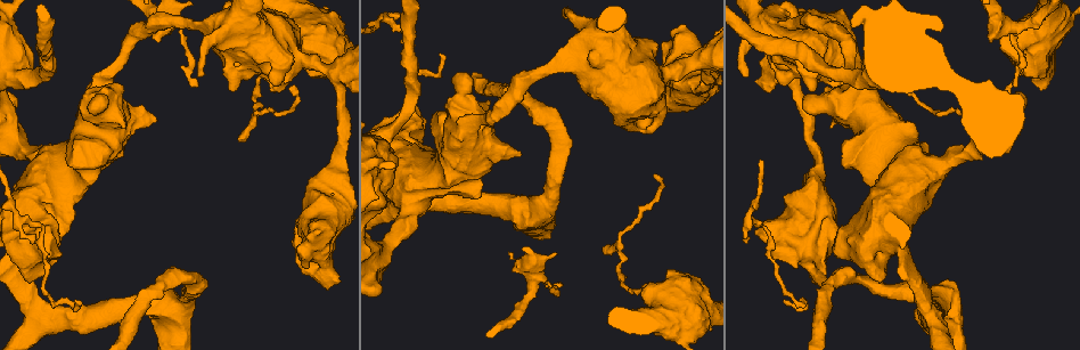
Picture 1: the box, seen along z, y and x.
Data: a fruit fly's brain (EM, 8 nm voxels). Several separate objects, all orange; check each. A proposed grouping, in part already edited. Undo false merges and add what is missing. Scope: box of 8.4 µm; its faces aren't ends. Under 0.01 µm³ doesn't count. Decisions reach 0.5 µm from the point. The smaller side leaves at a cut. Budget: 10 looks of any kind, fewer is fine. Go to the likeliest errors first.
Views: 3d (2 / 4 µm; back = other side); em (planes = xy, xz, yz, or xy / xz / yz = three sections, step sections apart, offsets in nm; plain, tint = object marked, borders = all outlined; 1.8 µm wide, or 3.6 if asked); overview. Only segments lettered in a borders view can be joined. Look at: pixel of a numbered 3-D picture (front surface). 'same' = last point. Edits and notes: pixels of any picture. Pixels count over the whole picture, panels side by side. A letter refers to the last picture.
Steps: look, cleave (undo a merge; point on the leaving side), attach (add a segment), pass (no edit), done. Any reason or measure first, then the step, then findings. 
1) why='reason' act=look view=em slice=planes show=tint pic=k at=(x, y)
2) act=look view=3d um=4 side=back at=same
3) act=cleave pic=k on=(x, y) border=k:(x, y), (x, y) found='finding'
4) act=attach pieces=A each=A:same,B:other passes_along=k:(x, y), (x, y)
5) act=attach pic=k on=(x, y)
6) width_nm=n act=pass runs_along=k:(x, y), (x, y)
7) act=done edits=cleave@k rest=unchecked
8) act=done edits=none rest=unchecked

why='sharp bend' act=look view=em um=3.6 slice=xz step=4 show=tint pic=1 at=(698, 60)

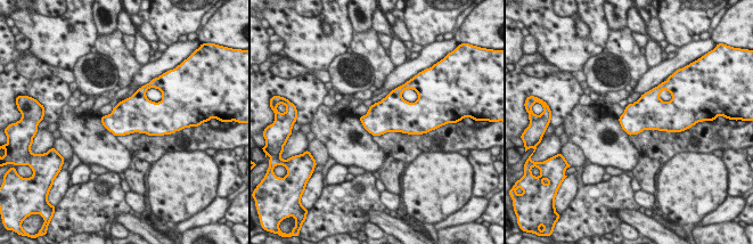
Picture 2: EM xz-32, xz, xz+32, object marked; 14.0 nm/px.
why='another direction' act=look view=em um=3.6 slice=planes show=borders at=same

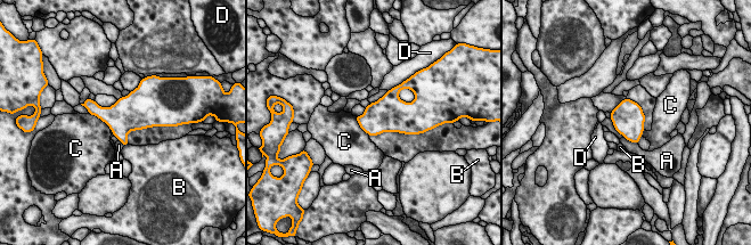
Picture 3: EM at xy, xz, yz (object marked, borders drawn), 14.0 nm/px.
width_nm=460 act=pass each=A:other,B:other,C:other,D:other border=3:(89, 113), (99, 117), (111, 129) found='one neuron here'

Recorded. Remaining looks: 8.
why='thick end' act=look view=em slice=planes show=plain pic=1 at=(329, 285)

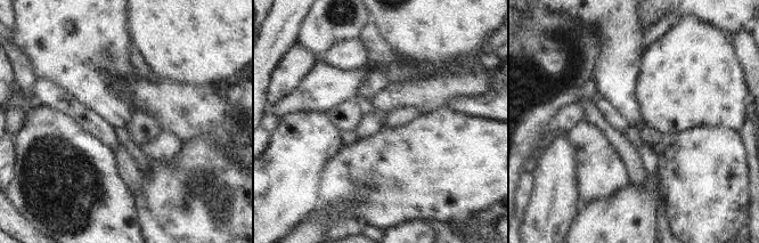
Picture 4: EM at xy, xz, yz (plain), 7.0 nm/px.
act=look view=em slice=planes show=borders at=same

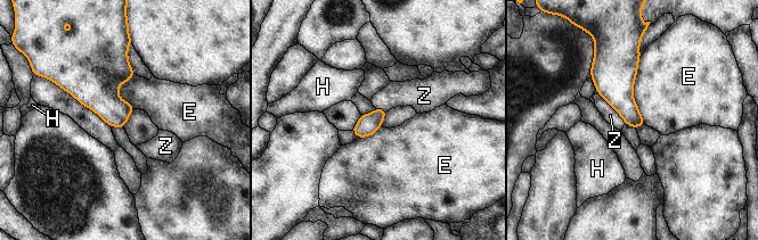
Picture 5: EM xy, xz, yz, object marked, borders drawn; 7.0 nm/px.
act=pass each=E:other,H:other,Z:other border=5:(641, 54), (634, 100), (646, 124) found='no lettered segment goes on from it'

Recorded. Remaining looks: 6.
why='thin end' act=look view=3d um=2 pic=1 at=(602, 247)

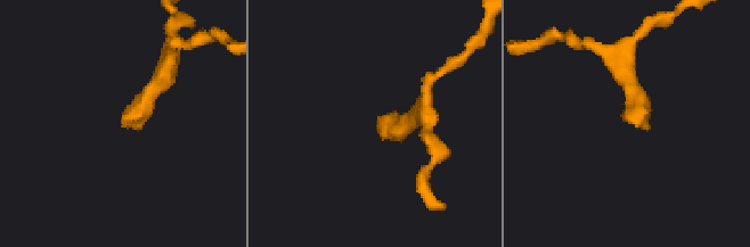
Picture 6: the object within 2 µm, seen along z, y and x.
why='need the tissue' act=look view=em slice=planes show=borders pic=6 at=(631, 122)

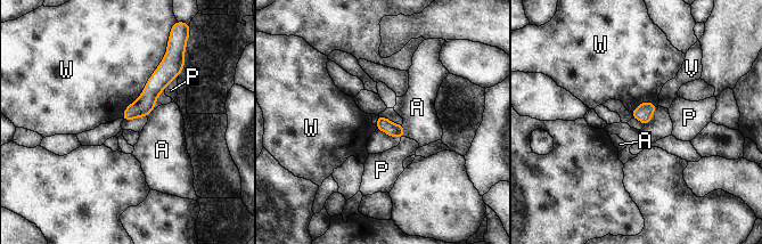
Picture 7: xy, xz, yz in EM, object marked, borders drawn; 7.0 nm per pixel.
width_nm=100 act=pass each=A:other,P:other,V:other,W:other runs_along=7:(171, 66), (149, 95), (124, 118) found='no lettered segment goes on from it'

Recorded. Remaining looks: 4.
why='closes a loop' act=look view=em um=3.6 slice=xz step=8 show=tint pic=1 at=(460, 179)

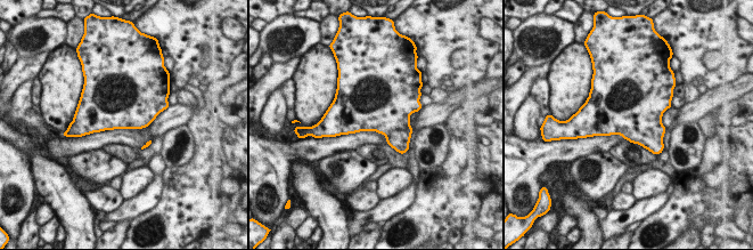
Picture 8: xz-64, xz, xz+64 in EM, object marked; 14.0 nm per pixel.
why='cut it another way' act=look view=em um=3.6 slice=xy step=16 show=borders at=same

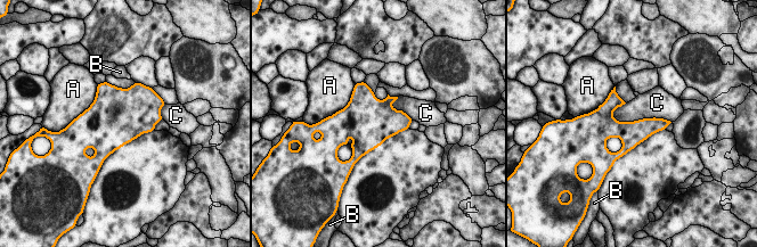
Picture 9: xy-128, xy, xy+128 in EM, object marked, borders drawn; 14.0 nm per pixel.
act=pass each=A:other,B:other,C:other runs_along=9:(602, 120), (615, 129), (665, 123) found='all the same neuron'

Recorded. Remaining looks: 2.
act=done edits=none rest=unchecked

